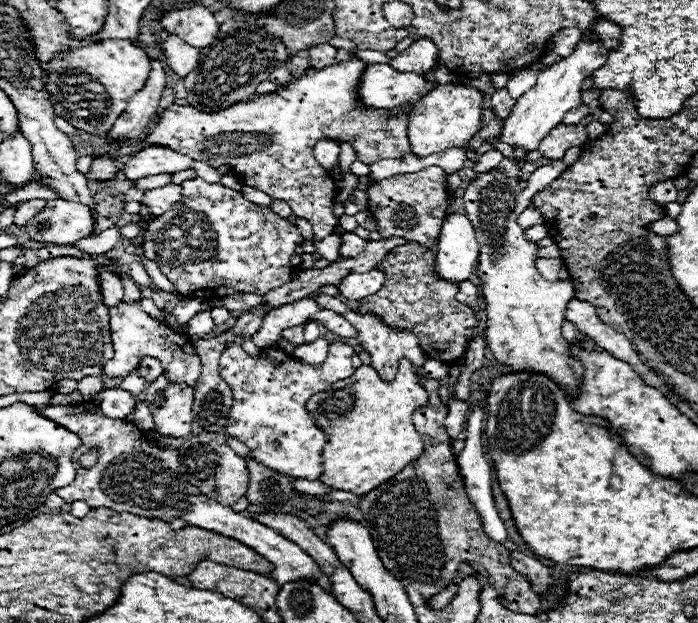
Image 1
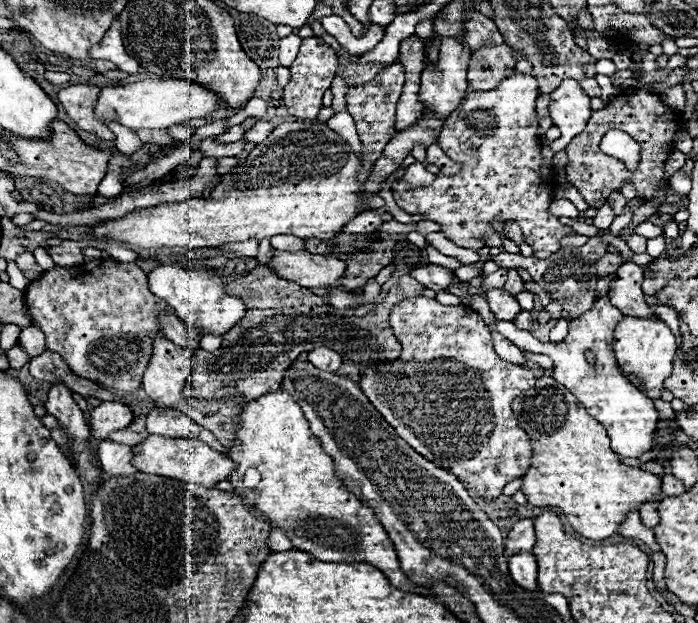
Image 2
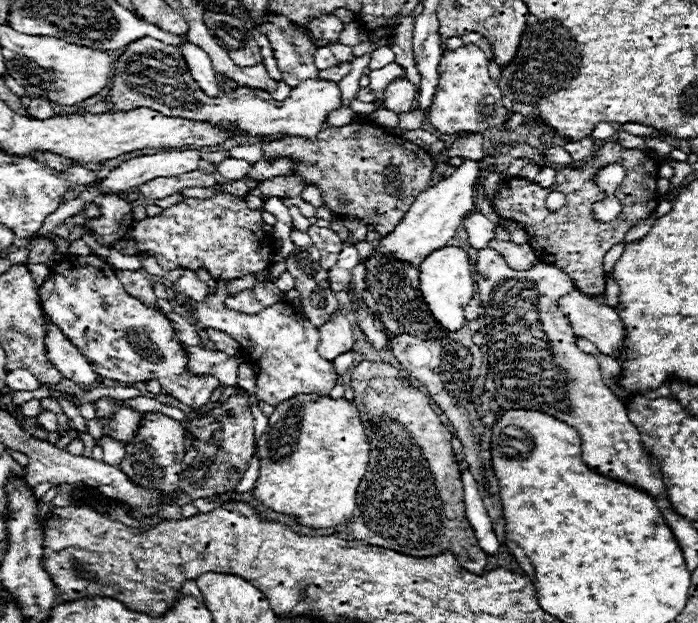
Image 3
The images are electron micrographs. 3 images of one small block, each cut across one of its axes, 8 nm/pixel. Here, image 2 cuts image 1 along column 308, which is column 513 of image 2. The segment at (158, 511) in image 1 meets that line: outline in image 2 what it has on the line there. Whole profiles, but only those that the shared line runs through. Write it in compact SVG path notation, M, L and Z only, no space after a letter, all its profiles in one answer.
M516 554L508 558L508 564L510 564L510 574L516 584L520 584L522 588L530 592L538 590L538 584L536 584L538 568L536 568L536 560L532 554Z

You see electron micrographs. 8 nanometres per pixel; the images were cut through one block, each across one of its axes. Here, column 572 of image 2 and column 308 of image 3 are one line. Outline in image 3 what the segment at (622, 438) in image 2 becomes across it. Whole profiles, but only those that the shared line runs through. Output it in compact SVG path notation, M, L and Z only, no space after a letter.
M184 268L184 274L172 282L176 292L178 306L184 306L188 300L196 304L194 312L188 312L200 330L212 328L232 336L240 344L240 352L250 364L256 366L256 398L266 404L280 404L296 394L328 394L336 384L336 372L332 362L324 360L316 348L320 344L320 332L310 320L302 320L296 308L288 302L276 302L258 314L242 314L224 304L230 296L226 290L228 280L216 282L216 292L208 294L208 286L196 278L192 270Z

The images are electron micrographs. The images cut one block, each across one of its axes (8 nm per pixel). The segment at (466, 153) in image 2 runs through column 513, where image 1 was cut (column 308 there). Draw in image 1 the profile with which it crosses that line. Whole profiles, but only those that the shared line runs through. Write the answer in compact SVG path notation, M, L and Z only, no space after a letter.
M354 56L348 62L312 70L276 96L256 96L214 114L172 104L162 112L146 144L164 144L194 160L208 162L212 168L228 164L234 174L242 174L242 184L262 190L272 200L288 202L294 216L306 218L312 224L314 240L318 242L330 236L338 226L338 218L334 216L336 182L312 154L320 138L352 144L356 156L362 156L366 164L372 164L372 154L362 152L410 152L406 134L408 116L388 116L388 110L366 108L358 100L356 86L366 66L364 60Z

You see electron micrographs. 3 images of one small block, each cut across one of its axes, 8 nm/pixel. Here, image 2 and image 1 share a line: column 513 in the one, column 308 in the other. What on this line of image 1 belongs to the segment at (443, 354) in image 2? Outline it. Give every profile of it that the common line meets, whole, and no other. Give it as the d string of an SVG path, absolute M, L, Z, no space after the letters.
M342 340L330 342L324 364L304 364L278 344L262 350L260 356L250 356L242 346L230 344L220 358L220 372L234 396L224 432L244 442L262 464L294 478L318 480L322 474L322 450L328 436L316 426L316 420L306 410L306 402L330 384L352 376L356 370L352 366L352 356L354 348Z

